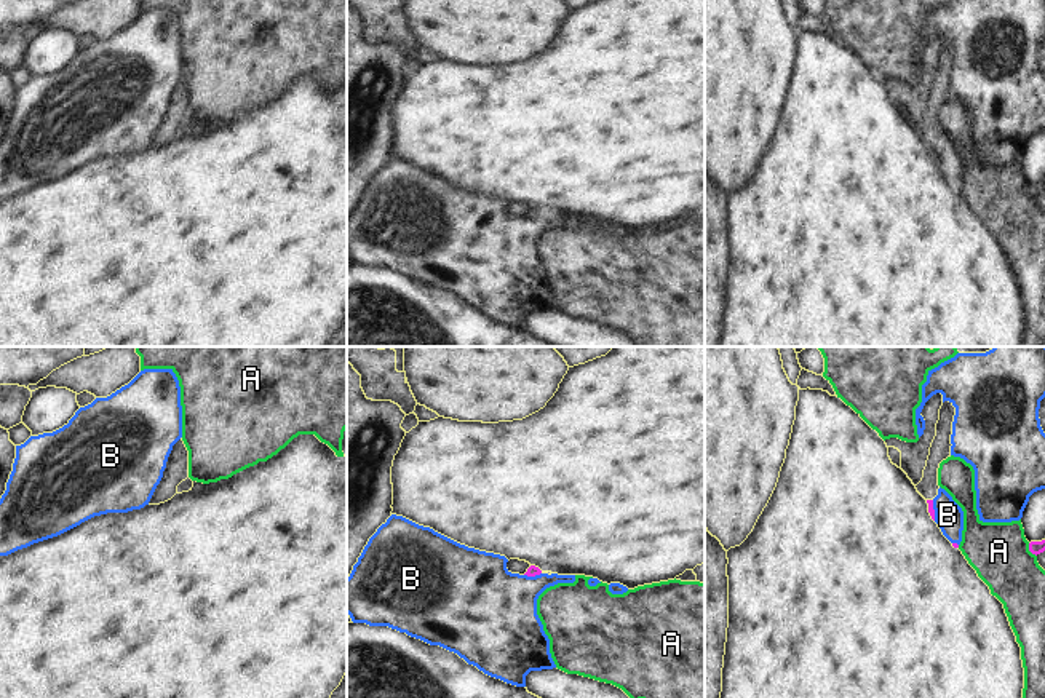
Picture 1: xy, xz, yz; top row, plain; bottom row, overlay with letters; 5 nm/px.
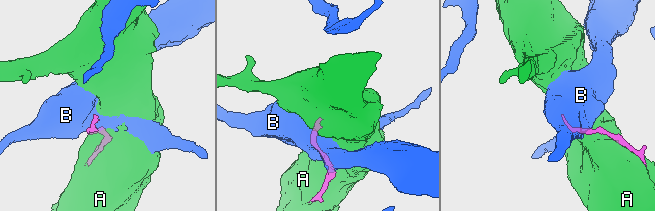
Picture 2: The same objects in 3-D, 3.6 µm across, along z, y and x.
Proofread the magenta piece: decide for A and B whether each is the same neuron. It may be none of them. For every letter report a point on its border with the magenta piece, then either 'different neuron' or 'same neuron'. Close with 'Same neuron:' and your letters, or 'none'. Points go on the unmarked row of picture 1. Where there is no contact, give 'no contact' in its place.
A: contact yz (1029, 192); different neuron
B: contact yz (933, 152); different neuron
Same neuron: none

